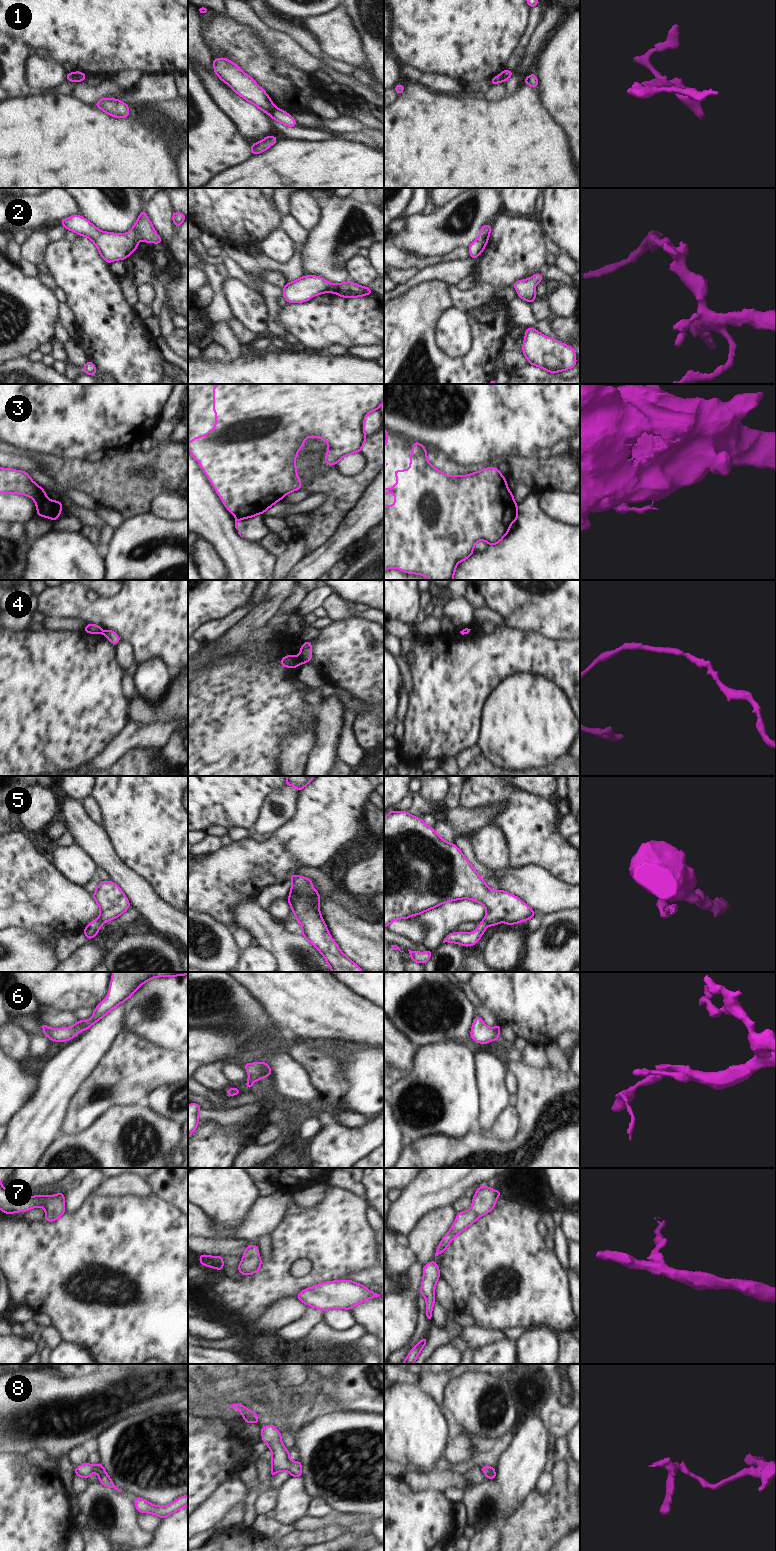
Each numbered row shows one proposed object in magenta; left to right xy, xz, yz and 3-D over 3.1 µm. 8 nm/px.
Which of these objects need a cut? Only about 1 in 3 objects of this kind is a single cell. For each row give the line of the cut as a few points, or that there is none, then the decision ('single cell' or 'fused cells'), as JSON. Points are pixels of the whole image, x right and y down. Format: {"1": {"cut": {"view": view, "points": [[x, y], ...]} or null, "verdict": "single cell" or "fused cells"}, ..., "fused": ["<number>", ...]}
{"1": {"cut": {"view": "xy", "points": [[73, 73], [77, 80]]}, "verdict": "fused cells"}, "2": {"cut": {"view": "xy", "points": [[124, 234], [136, 242]]}, "verdict": "fused cells"}, "3": {"cut": {"view": "xz", "points": [[252, 515], [236, 517]]}, "verdict": "fused cells"}, "4": {"cut": {"view": "xz", "points": [[297, 657], [300, 663]]}, "verdict": "fused cells"}, "5": {"cut": {"view": "yz", "points": [[484, 919], [488, 924]]}, "verdict": "fused cells"}, "6": {"cut": null, "verdict": "single cell"}, "7": {"cut": null, "verdict": "single cell"}, "8": {"cut": null, "verdict": "single cell"}, "fused": ["1", "2", "3", "4", "5"]}

